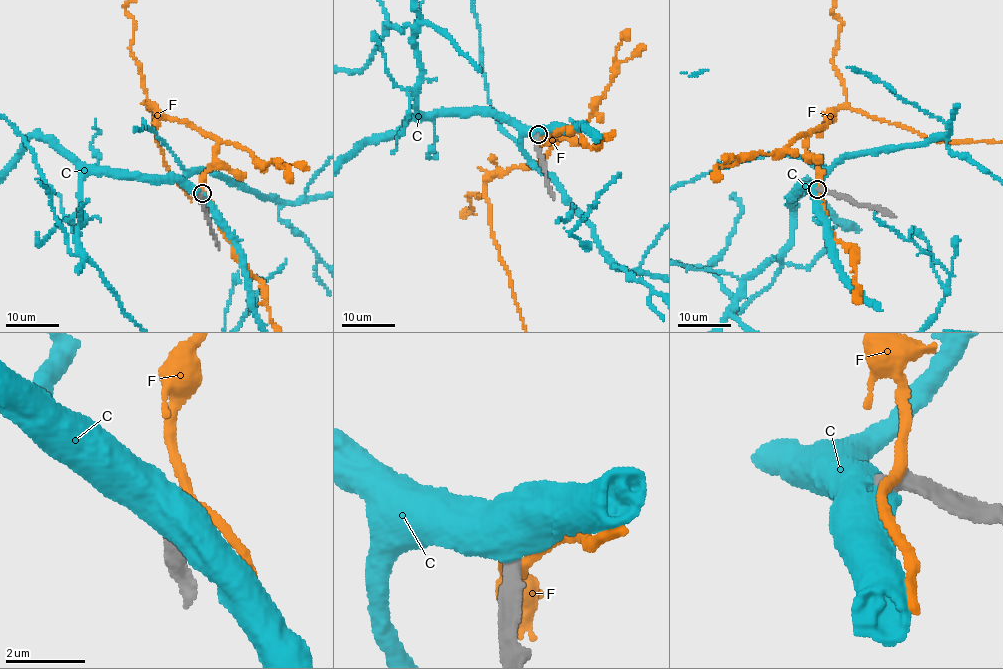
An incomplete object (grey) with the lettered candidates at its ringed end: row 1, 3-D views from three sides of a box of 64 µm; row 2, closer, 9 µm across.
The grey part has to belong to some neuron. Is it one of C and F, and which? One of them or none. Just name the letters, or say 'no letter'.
no letter

